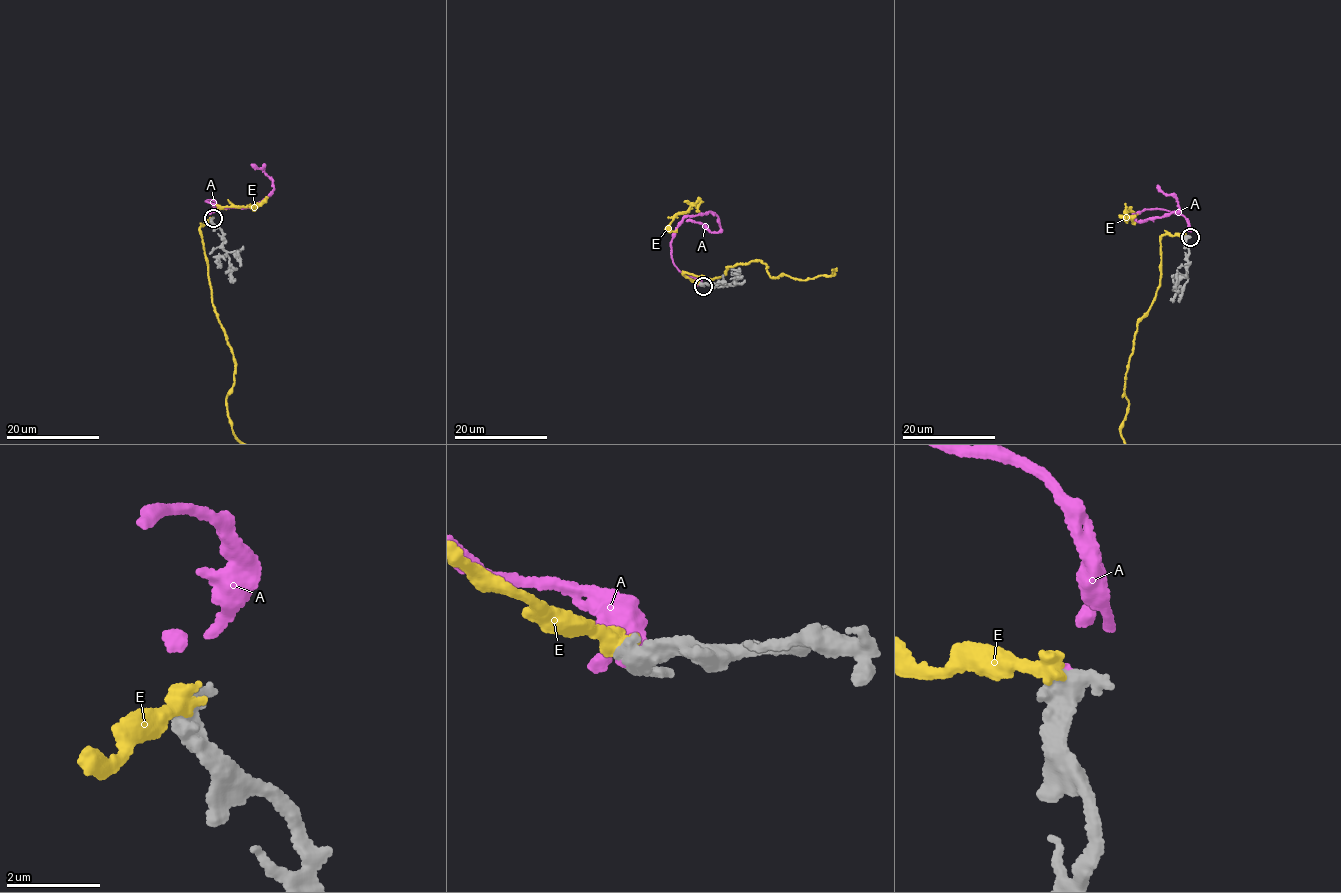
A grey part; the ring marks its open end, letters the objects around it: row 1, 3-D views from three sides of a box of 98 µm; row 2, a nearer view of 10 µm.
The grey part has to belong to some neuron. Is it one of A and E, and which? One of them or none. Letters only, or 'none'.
none

